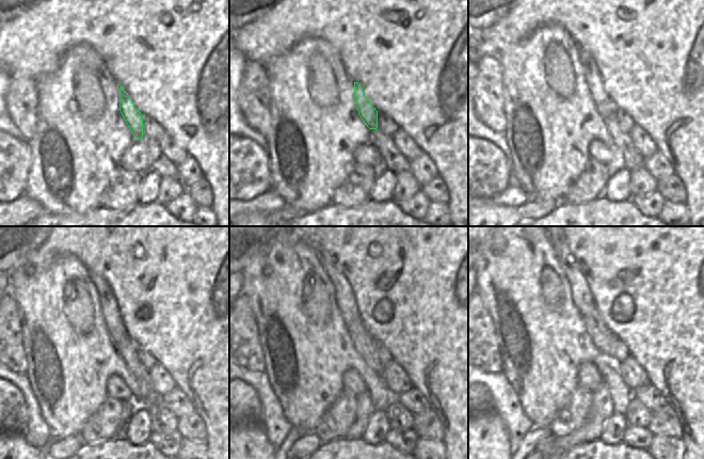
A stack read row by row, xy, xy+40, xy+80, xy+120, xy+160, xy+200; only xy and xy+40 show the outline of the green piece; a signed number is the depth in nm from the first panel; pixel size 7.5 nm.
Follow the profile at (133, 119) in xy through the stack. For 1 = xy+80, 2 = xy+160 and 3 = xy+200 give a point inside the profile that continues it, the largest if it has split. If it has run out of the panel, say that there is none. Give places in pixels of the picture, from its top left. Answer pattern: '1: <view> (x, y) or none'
1: xy+80 (605, 107)
2: xy+160 (344, 295)
3: xy+200 (581, 296)

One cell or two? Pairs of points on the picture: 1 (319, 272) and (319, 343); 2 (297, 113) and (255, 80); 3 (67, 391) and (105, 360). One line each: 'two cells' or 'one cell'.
1: one cell
2: two cells
3: one cell

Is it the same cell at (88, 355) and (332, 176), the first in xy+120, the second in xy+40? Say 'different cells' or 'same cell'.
same cell

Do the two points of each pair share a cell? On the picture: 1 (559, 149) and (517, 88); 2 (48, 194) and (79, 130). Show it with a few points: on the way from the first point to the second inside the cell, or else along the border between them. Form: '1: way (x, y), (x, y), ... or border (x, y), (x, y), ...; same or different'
1: way (546, 135), (529, 103); same
2: way (70, 204), (70, 194), (75, 189), (76, 155); same

